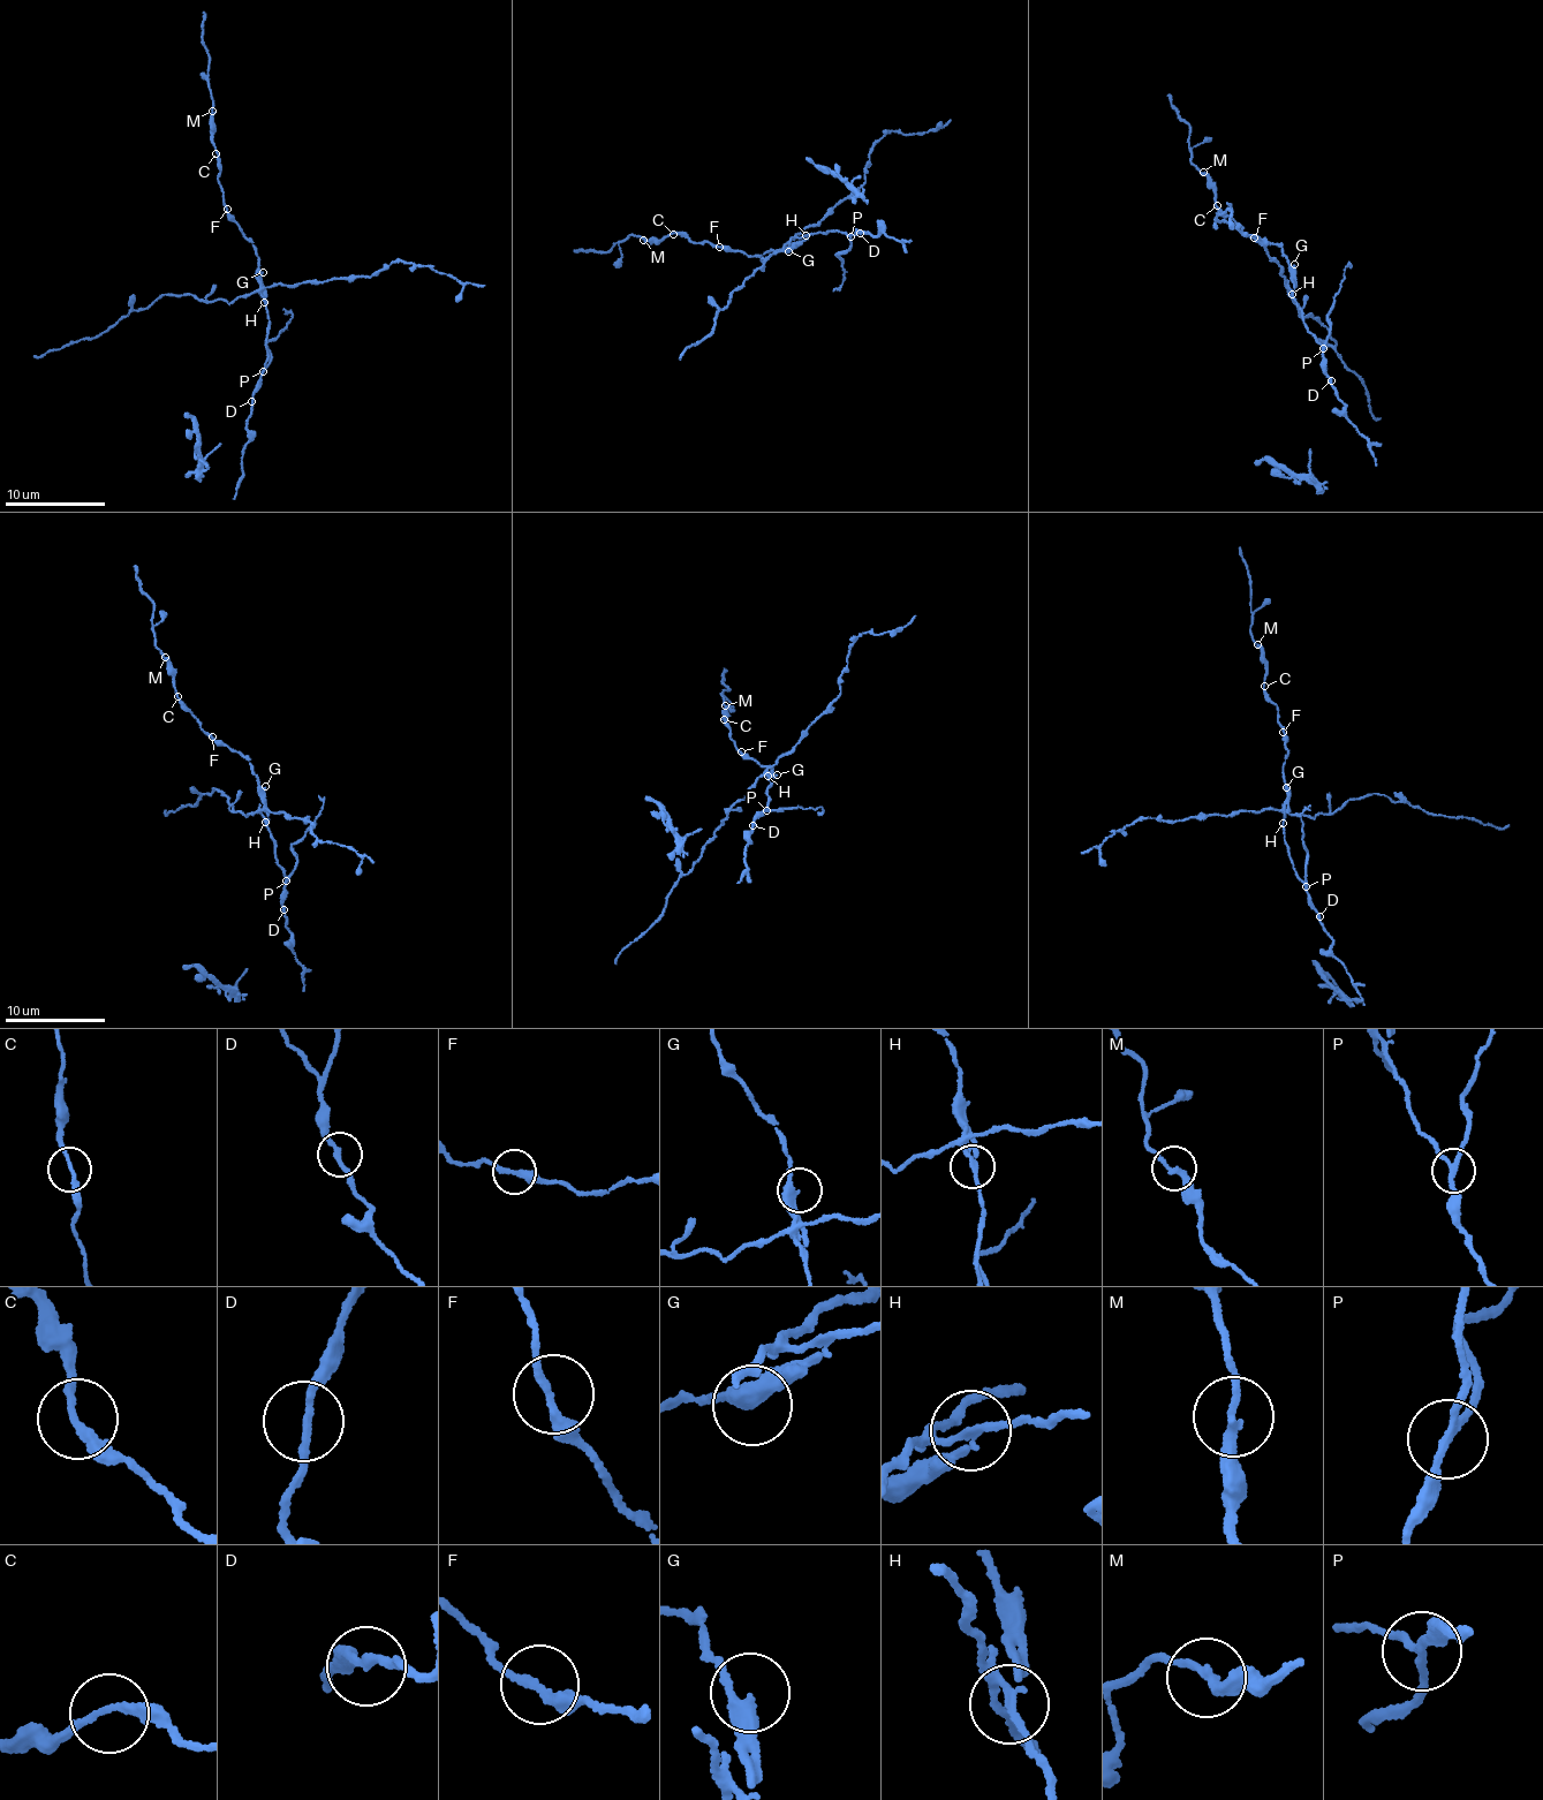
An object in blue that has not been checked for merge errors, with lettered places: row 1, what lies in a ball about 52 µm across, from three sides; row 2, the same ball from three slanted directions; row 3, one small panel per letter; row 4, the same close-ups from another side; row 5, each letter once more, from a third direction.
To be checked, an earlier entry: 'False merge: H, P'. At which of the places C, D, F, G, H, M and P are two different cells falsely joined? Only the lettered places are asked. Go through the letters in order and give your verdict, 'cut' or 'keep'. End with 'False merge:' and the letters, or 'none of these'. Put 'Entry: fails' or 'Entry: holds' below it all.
C: keep
D: keep
F: keep
G: keep
H: cut
M: keep
P: cut
False merge: H, P
Entry: holds

